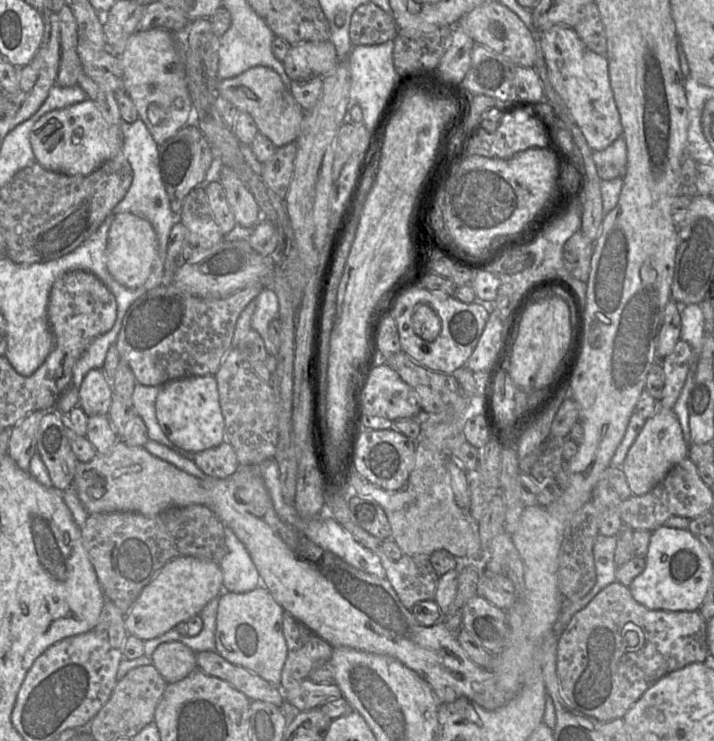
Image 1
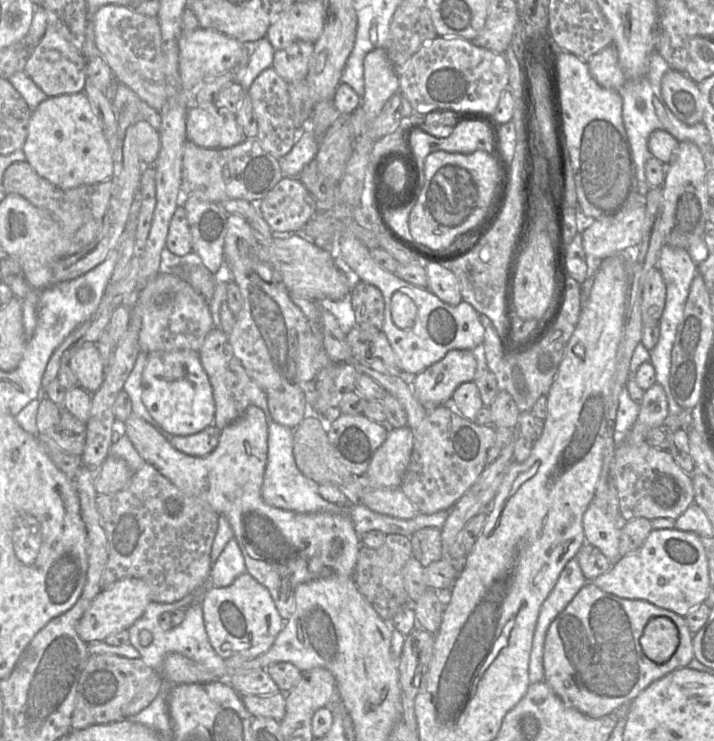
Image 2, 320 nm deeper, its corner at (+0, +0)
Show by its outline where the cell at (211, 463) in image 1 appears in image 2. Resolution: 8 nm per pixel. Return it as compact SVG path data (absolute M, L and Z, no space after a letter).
M214 424L206 427L202 431L187 435L172 435L169 442L179 451L196 457L206 457L217 447L220 439L220 429Z

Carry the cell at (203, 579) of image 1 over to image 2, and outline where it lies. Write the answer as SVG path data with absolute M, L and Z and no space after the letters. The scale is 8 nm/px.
M123 578L95 597L76 626L77 634L86 643L104 641L112 634L128 630L144 614L150 602L150 587L143 579Z

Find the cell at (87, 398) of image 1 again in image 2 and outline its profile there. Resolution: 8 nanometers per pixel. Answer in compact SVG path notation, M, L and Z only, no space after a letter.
M96 343L83 344L73 354L68 364L77 376L80 387L91 394L101 387L105 367Z

